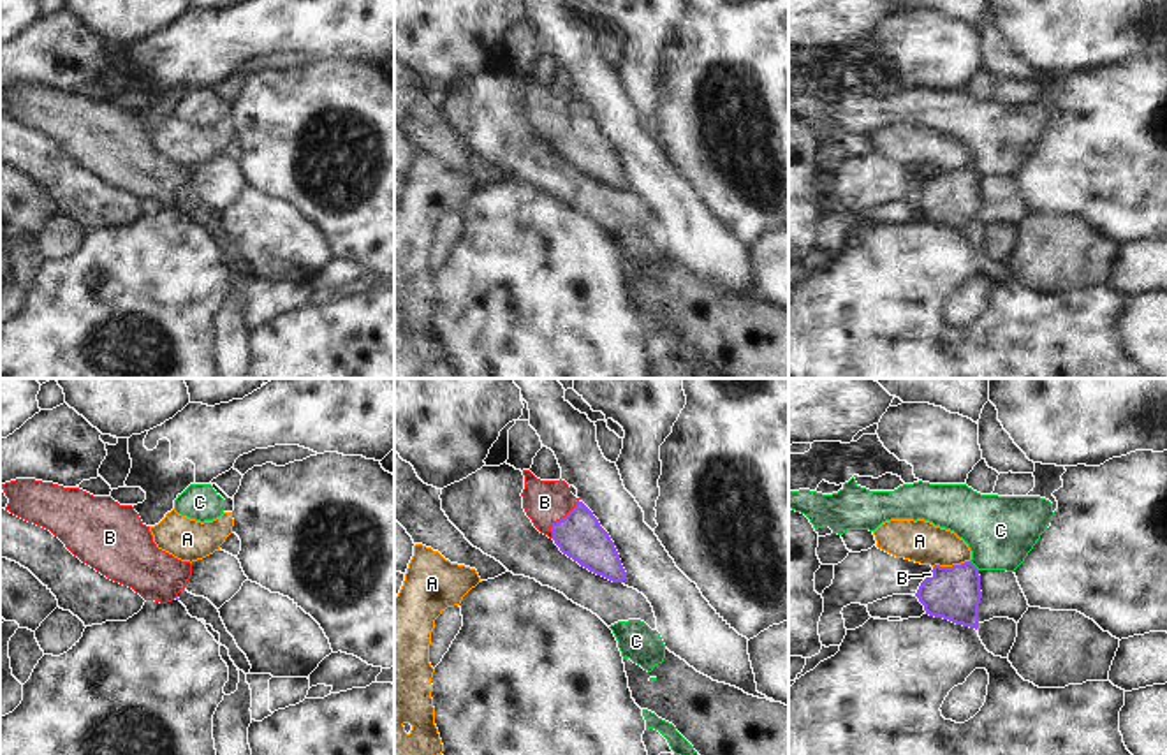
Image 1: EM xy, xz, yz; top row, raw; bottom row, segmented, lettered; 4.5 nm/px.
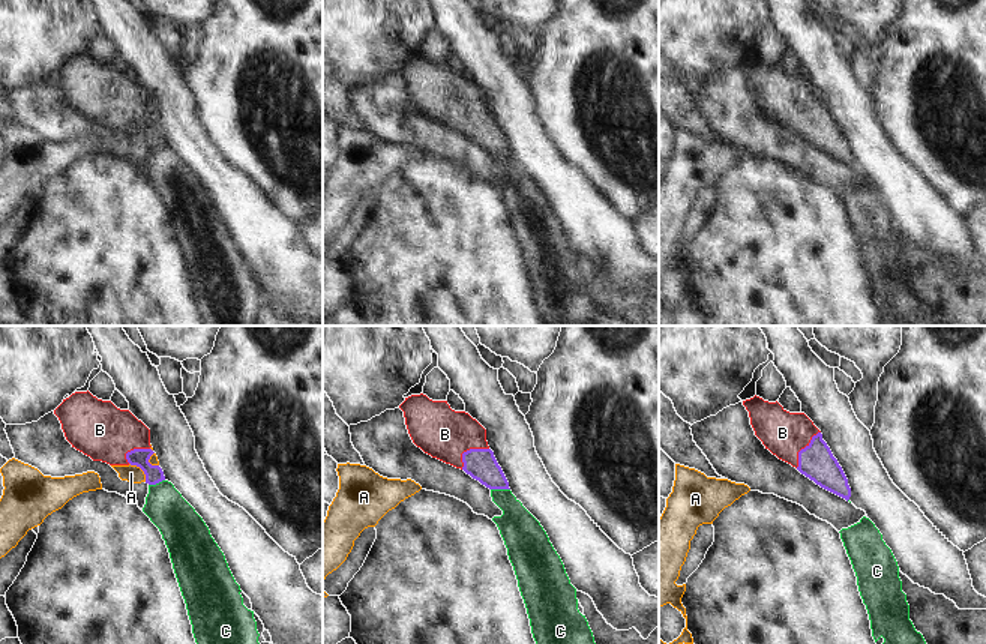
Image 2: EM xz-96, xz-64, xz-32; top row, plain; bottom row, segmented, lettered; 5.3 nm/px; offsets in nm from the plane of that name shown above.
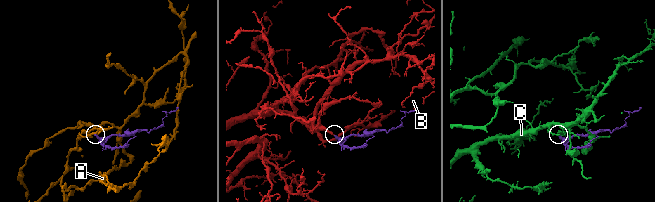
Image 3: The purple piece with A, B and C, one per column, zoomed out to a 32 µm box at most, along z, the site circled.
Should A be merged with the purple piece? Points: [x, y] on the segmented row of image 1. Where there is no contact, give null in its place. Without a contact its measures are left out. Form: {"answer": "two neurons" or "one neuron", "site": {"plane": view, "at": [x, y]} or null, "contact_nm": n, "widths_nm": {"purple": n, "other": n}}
{"answer": "two neurons", "site": {"plane": "yz", "at": [953, 565]}, "contact_nm": 170, "widths_nm": {"purple": 240, "other": 190}}

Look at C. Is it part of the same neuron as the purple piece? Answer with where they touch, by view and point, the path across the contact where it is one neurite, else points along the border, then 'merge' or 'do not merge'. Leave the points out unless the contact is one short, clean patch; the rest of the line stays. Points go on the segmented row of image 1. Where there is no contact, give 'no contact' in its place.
contact yz (974, 565); border yz (970, 560), (979, 569); do not merge

